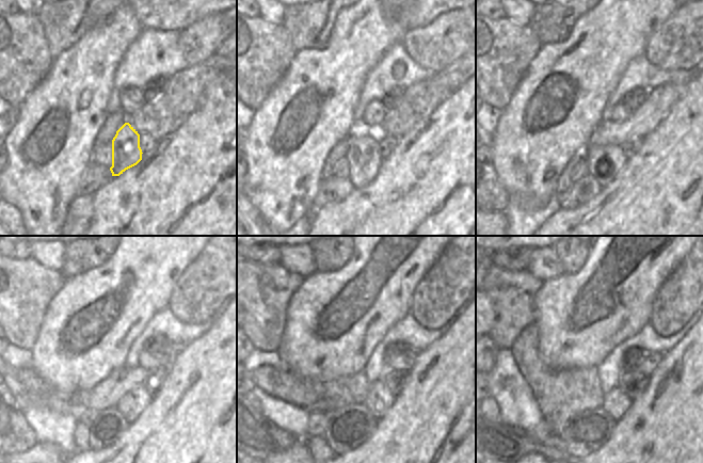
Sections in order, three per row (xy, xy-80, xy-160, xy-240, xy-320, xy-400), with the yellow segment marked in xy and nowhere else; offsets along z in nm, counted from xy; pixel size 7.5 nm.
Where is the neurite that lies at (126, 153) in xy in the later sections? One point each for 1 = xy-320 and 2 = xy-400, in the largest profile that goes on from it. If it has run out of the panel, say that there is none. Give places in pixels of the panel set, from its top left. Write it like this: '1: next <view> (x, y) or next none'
1: next xy-320 (379, 399)
2: next xy-400 (616, 402)

